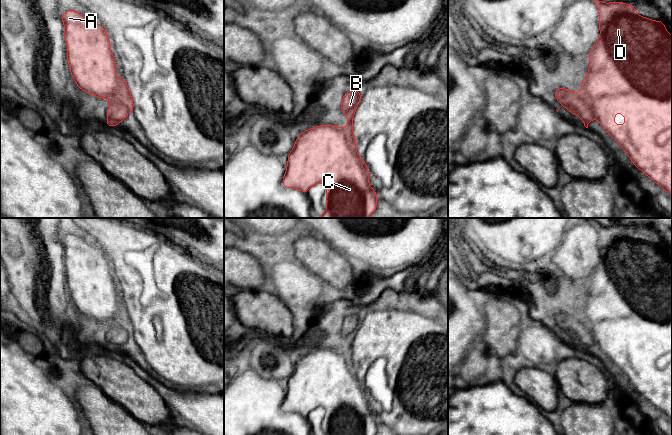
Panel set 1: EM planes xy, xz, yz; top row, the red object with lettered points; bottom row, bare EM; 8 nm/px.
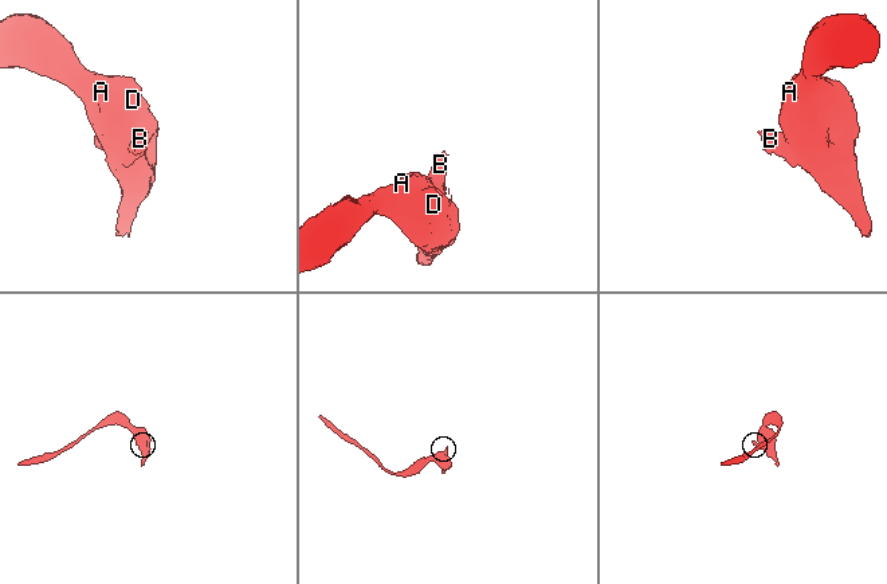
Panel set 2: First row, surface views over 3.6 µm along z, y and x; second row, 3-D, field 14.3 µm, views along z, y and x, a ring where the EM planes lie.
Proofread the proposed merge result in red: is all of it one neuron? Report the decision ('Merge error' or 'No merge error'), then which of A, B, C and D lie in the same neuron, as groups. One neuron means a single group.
Merge error. Groups: A C D / B

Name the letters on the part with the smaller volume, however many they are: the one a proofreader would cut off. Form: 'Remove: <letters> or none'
Remove: B

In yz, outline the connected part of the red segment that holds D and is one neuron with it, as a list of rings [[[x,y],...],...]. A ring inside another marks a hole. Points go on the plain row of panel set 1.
[[[594,222],[599,235],[599,252],[600,261],[596,268],[593,269],[589,276],[589,294],[585,302],[586,314],[592,325],[594,339],[598,342],[600,348],[607,357],[614,362],[622,373],[628,378],[634,389],[640,393],[645,399],[657,407],[663,414],[672,419],[672,349],[665,349],[665,346],[672,345],[672,260],[666,254],[664,245],[654,245],[646,241],[637,239],[633,228],[626,229],[625,226],[603,227],[599,223]],[[615,337],[622,337],[626,348],[615,349]]]

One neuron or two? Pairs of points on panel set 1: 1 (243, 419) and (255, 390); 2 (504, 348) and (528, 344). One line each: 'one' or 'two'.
1: one
2: two

